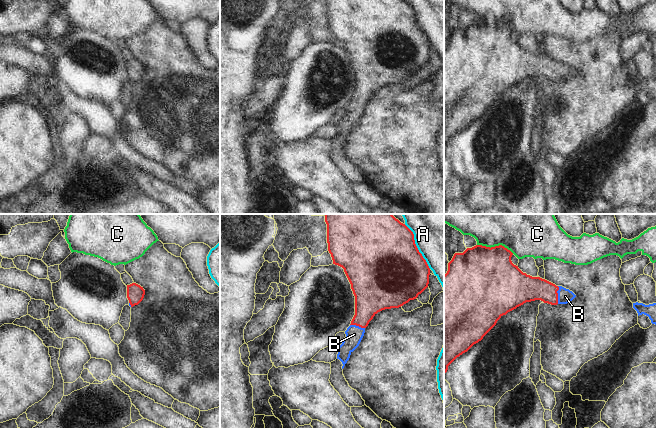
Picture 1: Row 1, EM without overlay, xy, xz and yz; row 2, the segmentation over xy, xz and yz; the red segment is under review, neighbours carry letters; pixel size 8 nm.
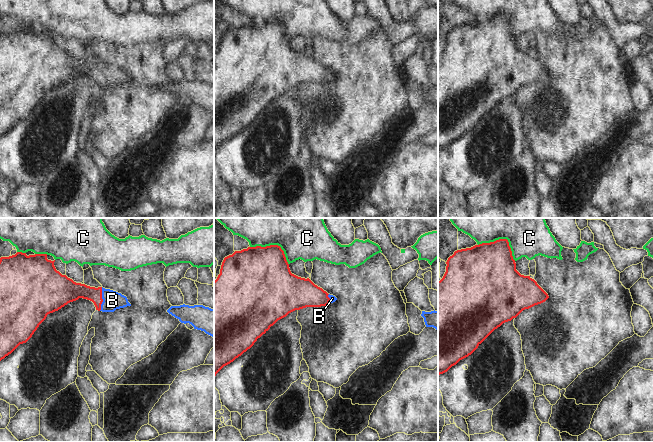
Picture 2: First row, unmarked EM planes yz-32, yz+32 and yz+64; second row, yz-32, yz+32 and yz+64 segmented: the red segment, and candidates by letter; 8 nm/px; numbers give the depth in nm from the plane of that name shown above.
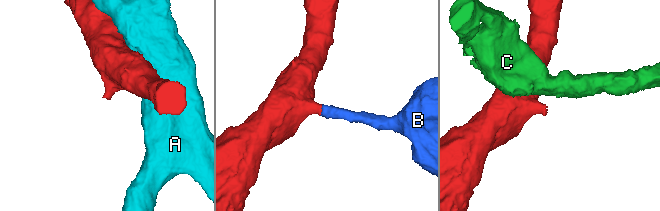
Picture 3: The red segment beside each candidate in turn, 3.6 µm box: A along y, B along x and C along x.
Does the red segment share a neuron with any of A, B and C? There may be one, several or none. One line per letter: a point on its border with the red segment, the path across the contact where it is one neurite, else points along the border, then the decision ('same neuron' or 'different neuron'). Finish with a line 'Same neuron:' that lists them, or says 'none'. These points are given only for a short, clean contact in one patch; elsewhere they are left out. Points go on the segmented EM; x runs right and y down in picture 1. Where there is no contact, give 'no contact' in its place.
A: contact xz (416, 246); different neuron
B: contact yz (557, 295); way yz (527, 288), (542, 289), (557, 295), (565, 296); same neuron
C: contact yz (495, 246); different neuron
Same neuron: B

